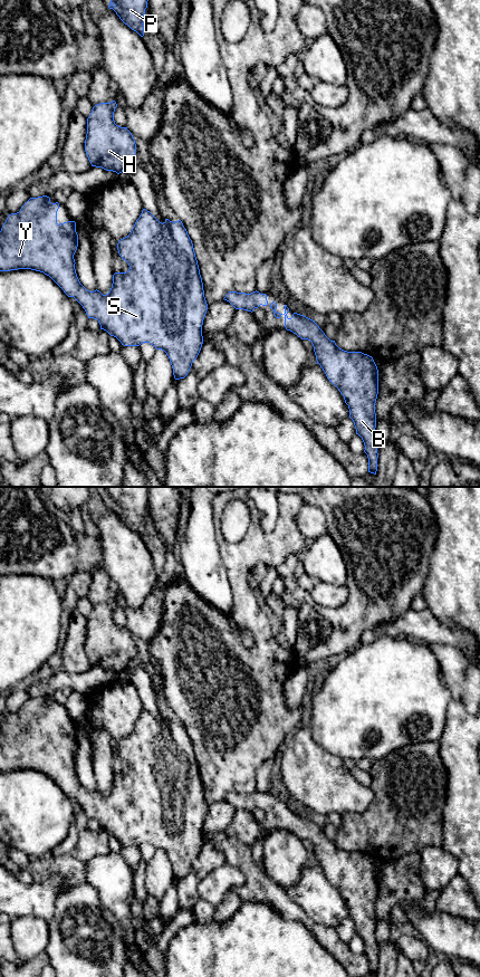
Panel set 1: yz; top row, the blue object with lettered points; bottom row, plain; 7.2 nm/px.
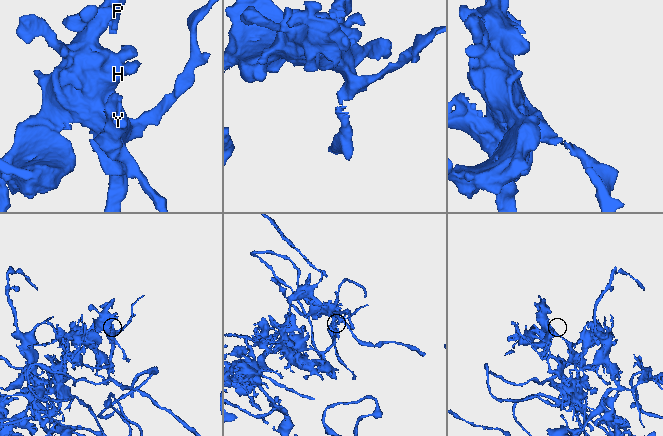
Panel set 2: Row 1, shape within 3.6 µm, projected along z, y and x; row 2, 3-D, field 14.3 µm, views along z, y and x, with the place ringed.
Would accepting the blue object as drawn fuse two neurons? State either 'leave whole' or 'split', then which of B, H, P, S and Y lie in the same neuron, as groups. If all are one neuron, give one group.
leave whole | B H P S Y

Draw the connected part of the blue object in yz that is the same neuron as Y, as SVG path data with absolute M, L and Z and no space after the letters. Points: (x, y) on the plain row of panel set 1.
M42 696L38 698L30 698L21 707L19 712L11 713L8 716L0 731L0 772L31 769L31 770L44 773L45 775L49 776L64 791L64 793L68 797L74 797L83 806L88 818L97 820L100 825L100 830L104 830L111 836L116 837L124 846L140 846L143 843L150 843L156 850L164 851L170 859L170 862L173 869L174 879L175 880L184 879L188 875L193 861L198 858L201 851L202 844L203 844L202 825L203 825L203 820L208 811L208 804L204 797L203 783L202 783L202 778L200 775L200 769L199 769L196 757L195 757L193 744L182 721L179 720L179 721L173 722L173 721L170 721L169 719L165 719L165 721L162 724L150 711L147 711L146 709L143 709L131 734L127 737L121 739L117 744L118 754L122 757L122 759L128 764L129 769L126 773L115 773L113 775L113 784L112 784L112 788L109 793L106 795L103 795L97 789L94 792L89 792L80 784L77 777L77 774L76 774L76 769L75 769L76 763L74 759L74 755L78 747L78 735L76 732L76 722L67 721L67 722L58 725L57 724L58 709L59 709L58 702L51 703L49 697Z

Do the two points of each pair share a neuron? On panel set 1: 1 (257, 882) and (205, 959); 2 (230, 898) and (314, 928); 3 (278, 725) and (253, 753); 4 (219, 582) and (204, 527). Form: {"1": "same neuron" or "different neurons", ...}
{"1": "different neurons", "2": "different neurons", "3": "same neuron", "4": "same neuron"}

